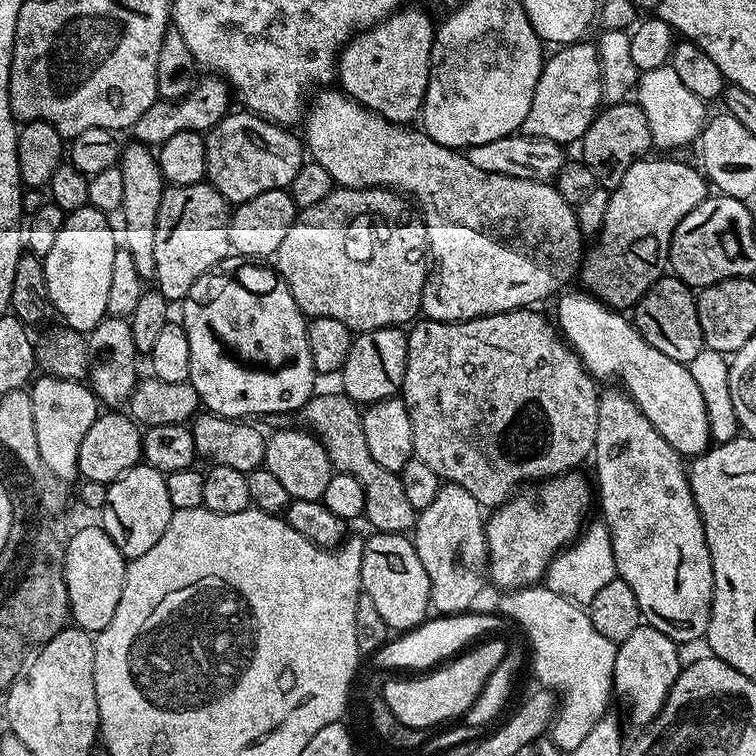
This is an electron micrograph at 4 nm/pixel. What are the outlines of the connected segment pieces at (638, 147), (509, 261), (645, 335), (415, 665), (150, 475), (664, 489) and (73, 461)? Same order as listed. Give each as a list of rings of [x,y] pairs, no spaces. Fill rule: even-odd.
[[[635,102],[608,104],[596,113],[594,122],[586,130],[584,139],[579,141],[578,149],[582,155],[582,163],[596,176],[604,186],[615,186],[620,179],[634,166],[634,162],[645,159],[648,151],[653,151],[650,122],[646,122],[646,114]]]
[[[332,90],[315,93],[316,101],[313,104],[311,101],[310,111],[303,121],[307,151],[310,156],[312,151],[311,159],[330,174],[333,185],[341,188],[391,188],[407,194],[418,208],[420,203],[419,211],[428,229],[430,260],[434,265],[420,299],[420,311],[427,319],[463,322],[536,306],[539,300],[546,299],[581,267],[586,244],[583,244],[585,241],[576,221],[576,209],[565,202],[551,183],[478,170],[463,151],[438,146],[438,142],[419,131],[408,132],[412,130],[393,126],[375,111],[351,100],[343,91],[328,91]]]
[[[665,274],[658,282],[654,282],[648,293],[634,305],[634,323],[642,338],[650,342],[654,350],[662,350],[666,358],[674,358],[674,362],[679,364],[688,365],[704,349],[696,298],[697,293],[689,288],[686,282],[682,282],[677,276]]]
[[[449,613],[431,617],[425,620],[416,628],[408,629],[383,645],[376,653],[373,653],[372,660],[378,668],[402,668],[404,670],[421,671],[428,670],[455,655],[459,655],[466,647],[482,637],[496,634],[503,628],[505,621],[501,615],[495,614],[474,614]]]
[[[141,462],[108,485],[106,502],[99,509],[98,516],[104,532],[110,534],[110,542],[118,546],[125,561],[130,561],[146,554],[146,550],[150,550],[150,546],[154,546],[154,542],[158,542],[158,538],[166,534],[166,526],[170,526],[173,511],[170,493],[166,490],[165,473]]]
[[[623,391],[600,392],[600,405],[598,406],[598,434],[596,435],[596,447],[594,449],[594,461],[596,460],[596,484],[594,486],[600,490],[600,506],[604,510],[602,522],[607,525],[610,534],[610,542],[614,546],[614,562],[616,563],[616,574],[619,580],[626,582],[630,590],[634,590],[634,598],[638,598],[640,615],[643,623],[654,630],[662,630],[666,638],[676,641],[677,645],[685,646],[691,640],[703,641],[708,634],[708,623],[712,613],[712,587],[714,578],[712,577],[712,563],[710,562],[710,550],[706,546],[706,534],[702,526],[702,518],[698,514],[698,506],[694,494],[690,490],[690,482],[686,471],[685,461],[679,452],[650,426],[650,418],[638,410],[638,406]]]
[[[47,374],[41,377],[30,388],[34,402],[34,434],[38,434],[40,458],[52,476],[54,474],[60,480],[77,479],[78,450],[82,448],[82,438],[86,438],[86,430],[90,430],[98,415],[96,395],[87,383],[78,380]]]

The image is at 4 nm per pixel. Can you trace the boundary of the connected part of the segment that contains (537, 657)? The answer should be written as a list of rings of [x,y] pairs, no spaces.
[[[521,586],[505,591],[499,611],[509,621],[520,624],[532,643],[530,666],[545,689],[564,692],[550,725],[550,739],[561,753],[571,754],[574,746],[586,739],[599,720],[609,711],[608,698],[613,697],[612,675],[618,645],[594,630],[594,622],[581,605],[554,594],[547,586]]]

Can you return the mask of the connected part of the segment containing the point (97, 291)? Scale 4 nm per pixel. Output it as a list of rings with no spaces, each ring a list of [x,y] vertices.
[[[91,206],[67,213],[50,254],[42,257],[46,274],[46,290],[55,315],[65,320],[73,332],[87,334],[108,316],[106,298],[110,294],[110,269],[114,266],[114,254],[118,236],[108,225],[109,217]]]

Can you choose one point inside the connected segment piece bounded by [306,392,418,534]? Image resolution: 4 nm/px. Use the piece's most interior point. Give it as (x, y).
(337, 421)

